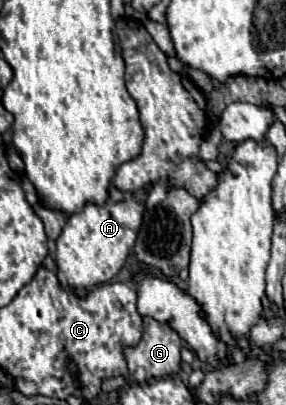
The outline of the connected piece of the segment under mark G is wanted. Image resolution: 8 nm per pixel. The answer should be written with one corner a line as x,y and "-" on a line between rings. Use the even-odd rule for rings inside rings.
144,317
144,333
140,343
136,347
124,347
130,383
137,383
131,374
134,367
142,367
140,370
135,369
135,373
140,372
140,378
144,378
144,381
176,373
180,365
180,347
182,339
174,329
170,329
170,325
154,321
152,317

